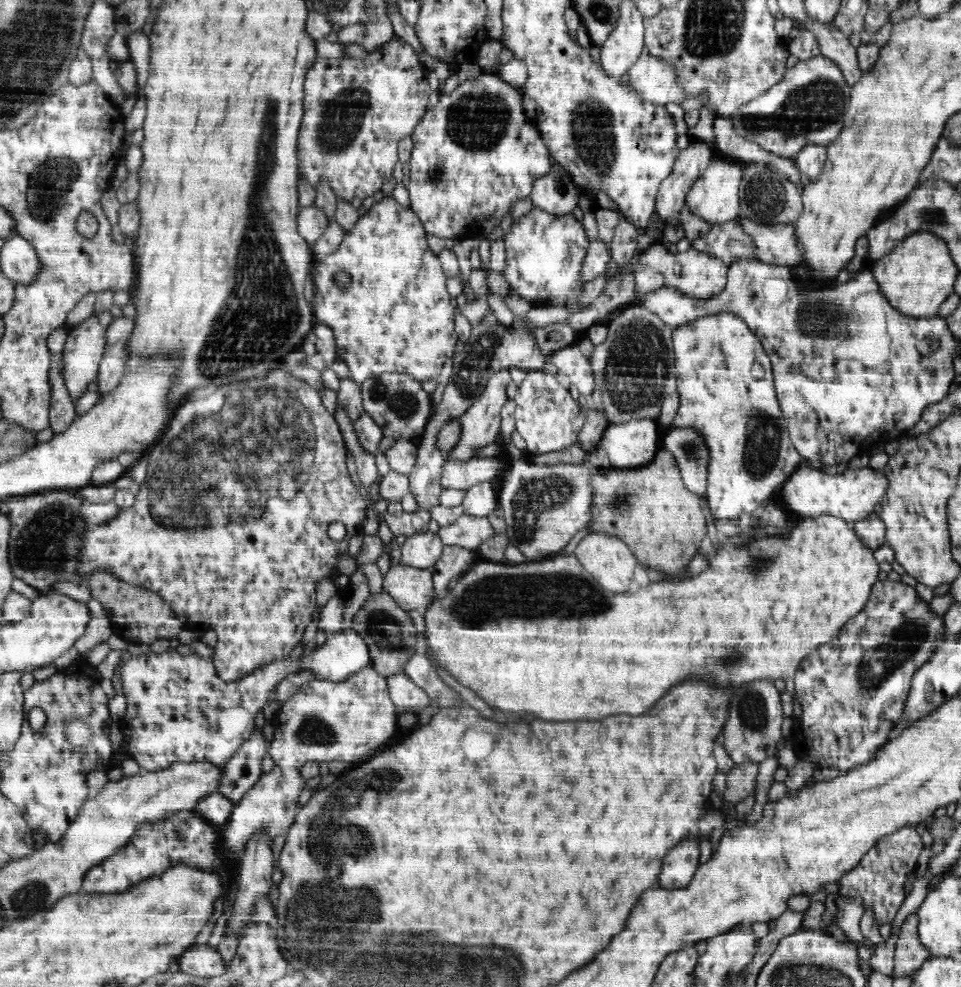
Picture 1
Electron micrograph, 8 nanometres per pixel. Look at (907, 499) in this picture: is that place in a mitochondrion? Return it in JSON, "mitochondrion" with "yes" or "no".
{"mitochondrion":"yes"}

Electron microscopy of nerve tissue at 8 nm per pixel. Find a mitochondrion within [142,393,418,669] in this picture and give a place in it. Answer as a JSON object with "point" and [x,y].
{"point":[379,622]}

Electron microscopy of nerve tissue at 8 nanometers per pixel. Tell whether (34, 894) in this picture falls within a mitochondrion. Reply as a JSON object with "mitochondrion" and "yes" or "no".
{"mitochondrion":"yes"}

